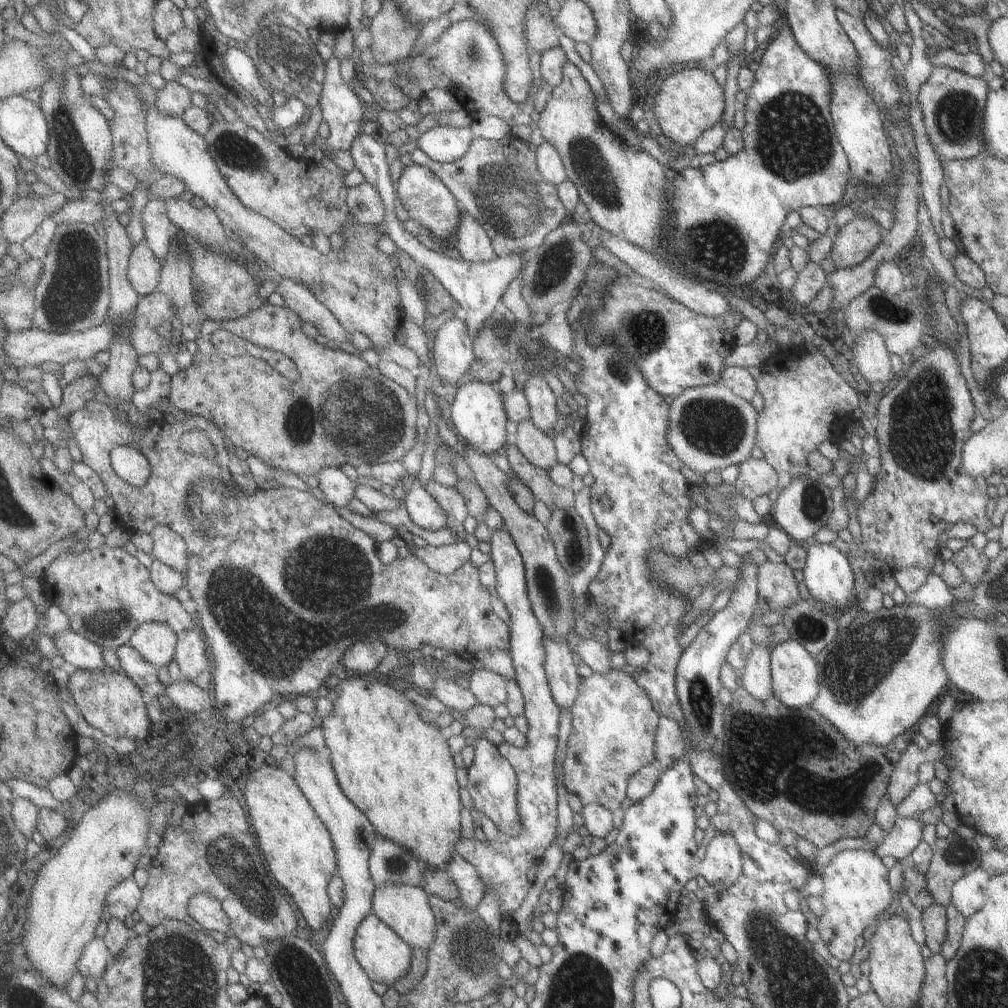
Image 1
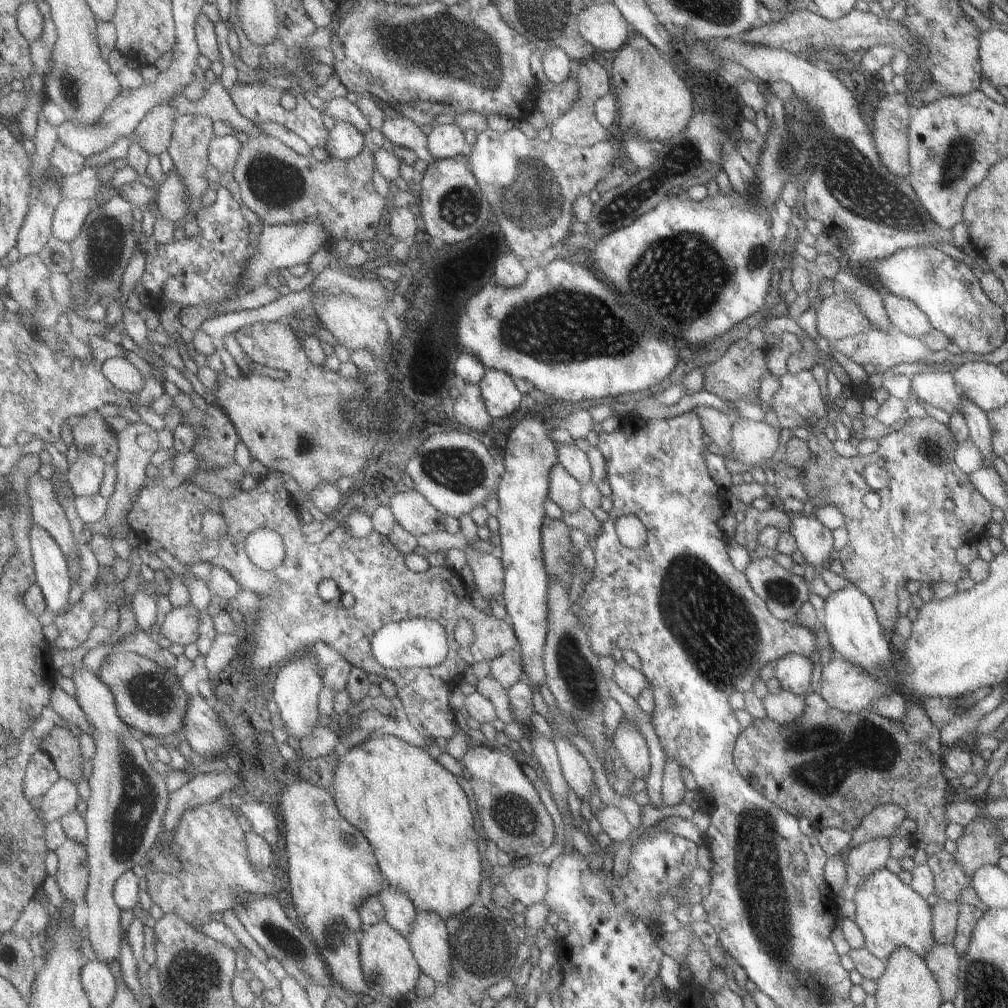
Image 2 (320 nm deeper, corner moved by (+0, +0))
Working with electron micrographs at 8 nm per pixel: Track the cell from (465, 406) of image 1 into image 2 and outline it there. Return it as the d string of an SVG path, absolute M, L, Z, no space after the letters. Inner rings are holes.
M488 369L479 385L488 413L493 418L509 417L519 410L523 393L517 390L515 380L509 373Z

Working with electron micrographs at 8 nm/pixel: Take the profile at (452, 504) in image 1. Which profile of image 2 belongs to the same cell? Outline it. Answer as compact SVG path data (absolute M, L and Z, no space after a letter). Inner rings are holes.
M468 544L470 550L466 552L468 556L468 566L473 569L477 590L489 603L504 602L504 566L498 552L485 554L478 552Z

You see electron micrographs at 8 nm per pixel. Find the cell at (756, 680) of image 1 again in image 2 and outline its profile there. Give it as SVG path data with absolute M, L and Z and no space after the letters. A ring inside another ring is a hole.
M781 690L777 694L767 693L761 700L766 717L778 725L797 721L804 709L804 696Z

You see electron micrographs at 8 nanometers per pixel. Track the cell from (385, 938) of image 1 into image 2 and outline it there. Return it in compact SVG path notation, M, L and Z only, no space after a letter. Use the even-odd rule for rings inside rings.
M387 921L363 928L360 937L360 961L372 990L398 1002L404 1000L409 992L415 992L423 974L408 938Z

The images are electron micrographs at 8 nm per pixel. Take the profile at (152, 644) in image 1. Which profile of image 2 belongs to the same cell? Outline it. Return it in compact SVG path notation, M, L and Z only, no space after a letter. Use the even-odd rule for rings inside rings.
M190 602L182 607L172 608L158 622L161 631L156 632L156 635L167 637L172 644L182 646L197 643L200 639L202 612L203 610L197 609Z

